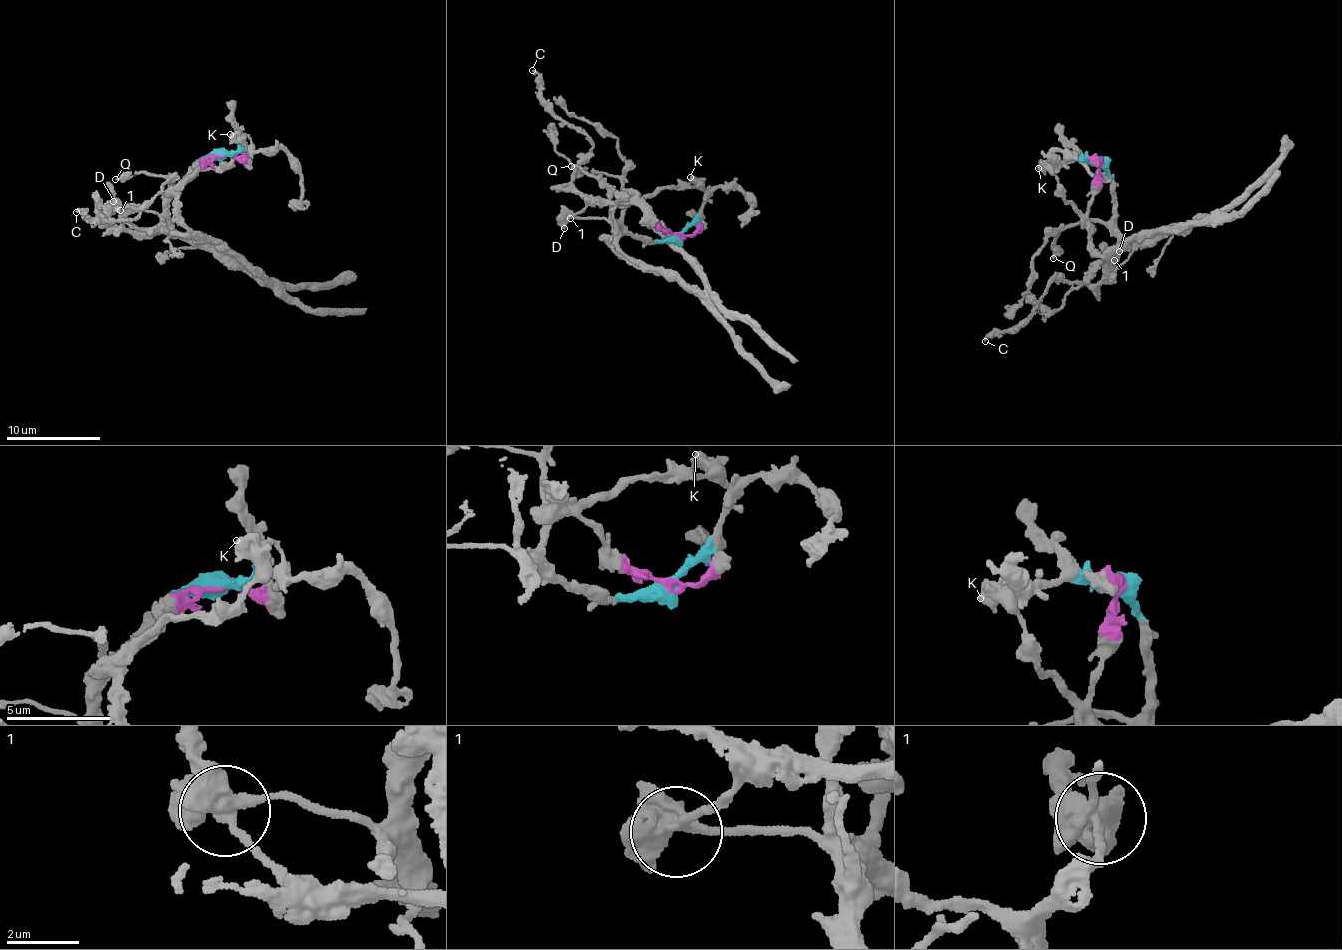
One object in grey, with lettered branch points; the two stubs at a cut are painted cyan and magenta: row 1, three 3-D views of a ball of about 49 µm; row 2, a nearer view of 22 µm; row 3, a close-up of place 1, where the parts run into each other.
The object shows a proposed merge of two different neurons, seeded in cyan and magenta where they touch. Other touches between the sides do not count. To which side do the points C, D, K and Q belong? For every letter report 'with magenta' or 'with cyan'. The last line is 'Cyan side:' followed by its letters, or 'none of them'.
C: with magenta
D: with magenta
K: with magenta
Q: with cyan
Cyan side: Q

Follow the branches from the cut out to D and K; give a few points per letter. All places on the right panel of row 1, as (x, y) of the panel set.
D: (1100, 162), (1099, 183), (1088, 208), (1087, 224), (1092, 249), (1105, 255), (1109, 273), (1119, 250)
K: (1100, 162), (1099, 183), (1084, 215), (1066, 199), (1064, 190), (1053, 174), (1038, 168)

